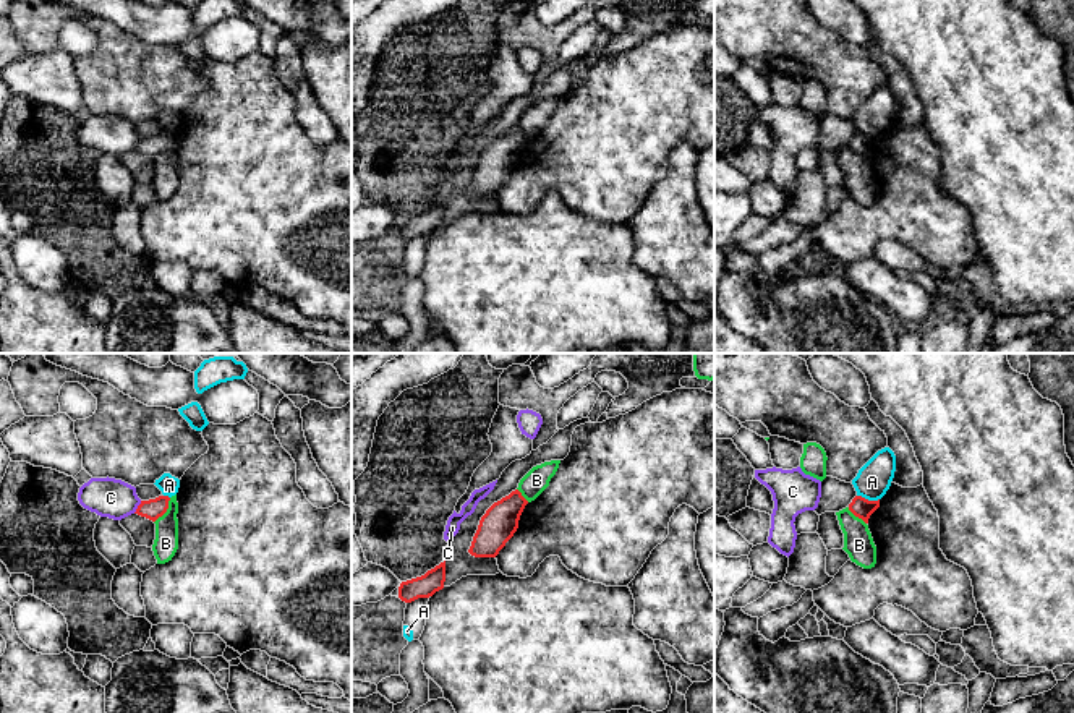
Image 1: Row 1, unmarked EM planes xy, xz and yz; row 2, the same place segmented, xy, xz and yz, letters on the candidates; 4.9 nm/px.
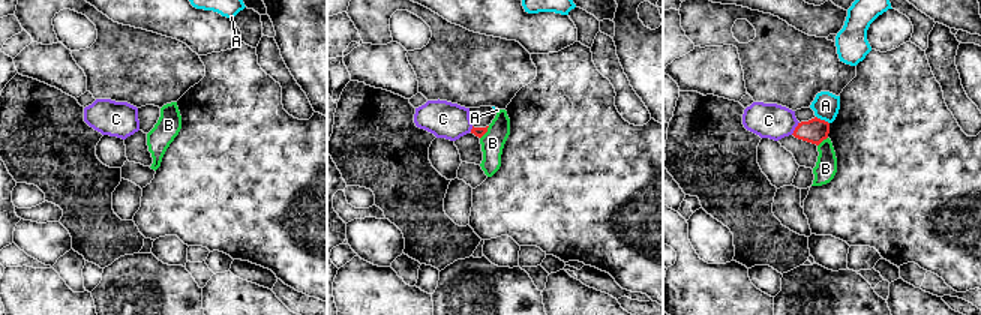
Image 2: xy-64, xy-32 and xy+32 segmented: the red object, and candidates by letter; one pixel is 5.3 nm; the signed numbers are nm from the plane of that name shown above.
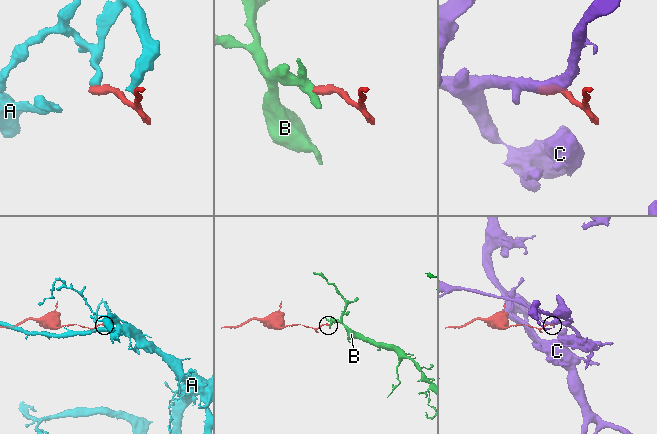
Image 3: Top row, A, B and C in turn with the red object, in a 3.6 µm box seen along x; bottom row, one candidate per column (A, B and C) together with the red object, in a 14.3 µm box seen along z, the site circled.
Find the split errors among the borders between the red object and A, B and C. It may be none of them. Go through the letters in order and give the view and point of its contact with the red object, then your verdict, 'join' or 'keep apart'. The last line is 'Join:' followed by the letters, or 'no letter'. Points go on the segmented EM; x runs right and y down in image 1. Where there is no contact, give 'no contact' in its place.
A: contact yz (867, 499); keep apart
B: contact xy (166, 511); keep apart
C: contact xy (138, 508); keep apart
Join: no letter

